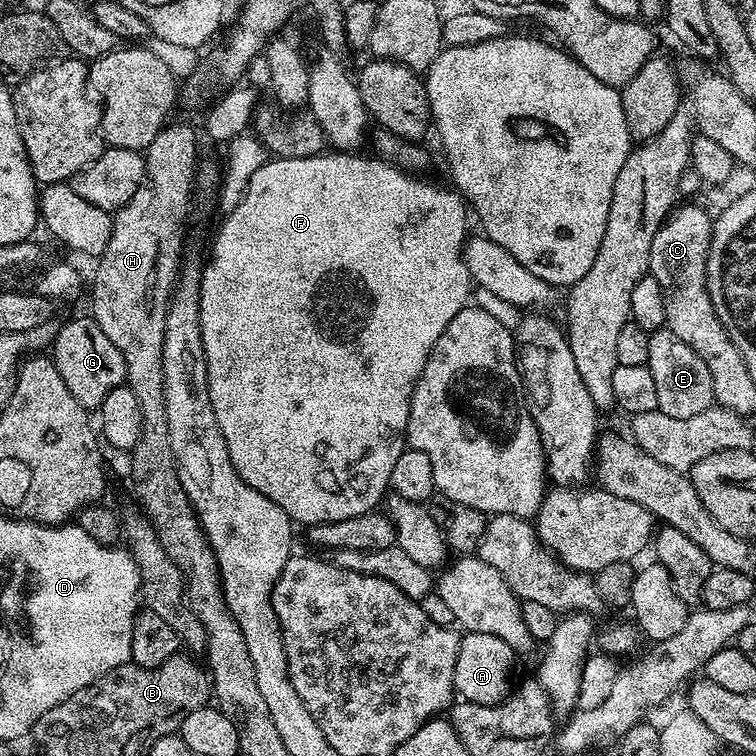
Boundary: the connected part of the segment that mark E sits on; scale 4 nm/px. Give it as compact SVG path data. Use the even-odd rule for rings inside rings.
M668 327L660 328L650 335L650 358L647 363L650 375L658 393L656 411L666 414L675 420L694 418L694 414L702 414L702 410L713 407L714 382L710 378L710 370L706 370L706 362L675 336Z

